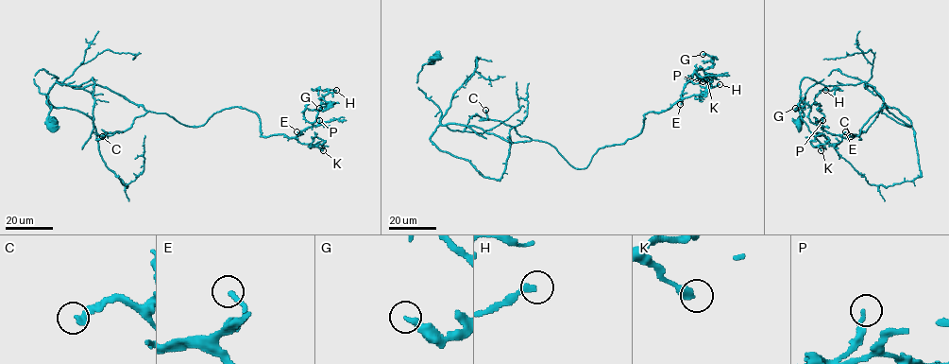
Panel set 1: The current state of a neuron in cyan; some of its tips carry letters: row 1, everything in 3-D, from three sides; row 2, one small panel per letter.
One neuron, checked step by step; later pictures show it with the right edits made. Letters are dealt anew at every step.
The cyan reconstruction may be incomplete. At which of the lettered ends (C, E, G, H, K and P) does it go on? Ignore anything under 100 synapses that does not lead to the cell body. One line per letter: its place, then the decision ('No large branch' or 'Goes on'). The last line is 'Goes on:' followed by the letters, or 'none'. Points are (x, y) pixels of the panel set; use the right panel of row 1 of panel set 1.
C: Place: (851, 136). Goes on
E: Place: (845, 131). No large branch
G: Place: (795, 108). No large branch
H: Place: (825, 90). No large branch
K: Place: (821, 150). No large branch
P: Place: (822, 120). No large branch
Goes on: C

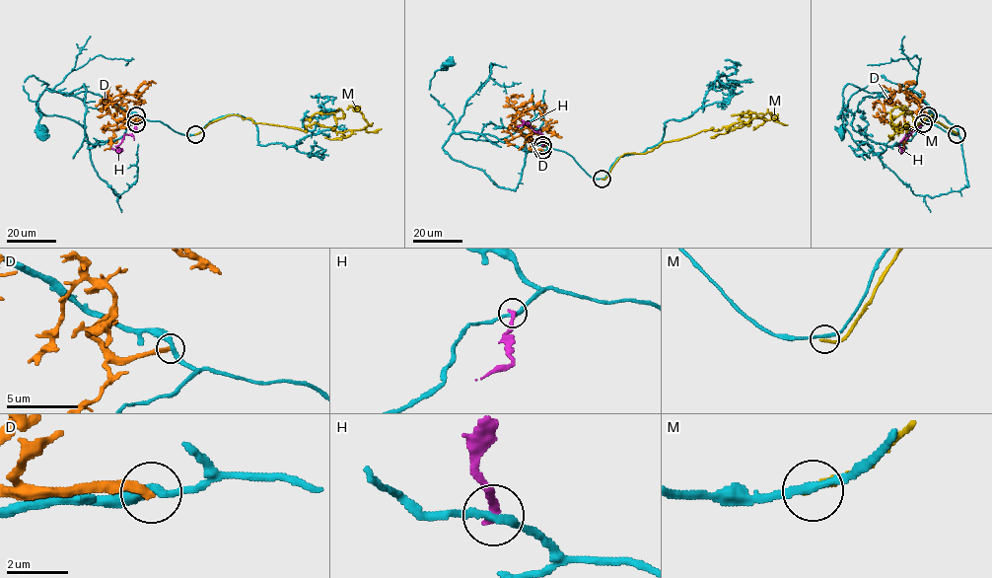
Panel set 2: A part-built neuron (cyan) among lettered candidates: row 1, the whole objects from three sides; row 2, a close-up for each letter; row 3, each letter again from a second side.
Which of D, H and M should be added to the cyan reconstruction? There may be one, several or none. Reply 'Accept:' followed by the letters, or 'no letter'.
Accept: no letter

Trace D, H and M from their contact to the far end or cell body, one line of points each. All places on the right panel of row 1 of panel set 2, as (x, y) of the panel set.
D: (928, 115), (920, 110), (905, 110), (896, 107), (887, 96), (886, 100), (899, 103), (897, 99)
H: (923, 123), (906, 134), (899, 143), (899, 148), (904, 148)
M: (956, 134), (934, 121), (931, 114), (907, 130), (905, 123), (899, 132), (890, 111), (894, 108), (907, 109)

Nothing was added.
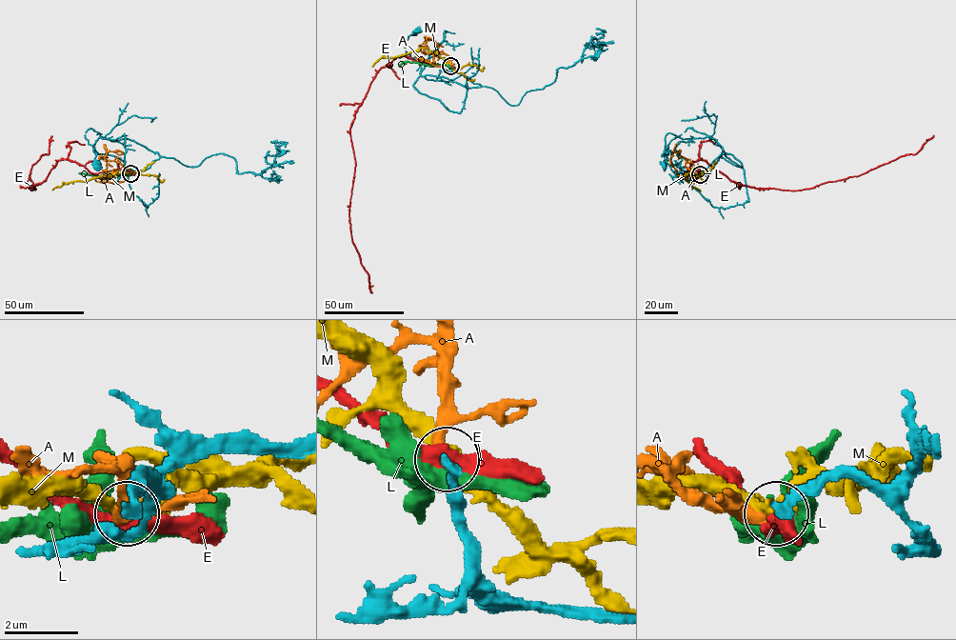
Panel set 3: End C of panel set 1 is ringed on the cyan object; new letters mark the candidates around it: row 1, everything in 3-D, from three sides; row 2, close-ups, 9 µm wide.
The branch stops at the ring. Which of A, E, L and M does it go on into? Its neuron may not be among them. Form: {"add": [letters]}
{"add": ["A"]}

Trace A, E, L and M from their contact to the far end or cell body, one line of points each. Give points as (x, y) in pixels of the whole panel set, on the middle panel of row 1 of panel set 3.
A: (450, 66), (448, 55), (424, 50), (427, 40), (424, 37), (433, 40), (437, 46), (443, 46), (437, 44)
E: (450, 66), (397, 56), (377, 72), (355, 114), (350, 128), (355, 166), (349, 220), (351, 239), (372, 292)
L: (450, 67), (408, 62), (399, 66)
M: (450, 67), (438, 54), (419, 48), (393, 57), (381, 57), (372, 66)

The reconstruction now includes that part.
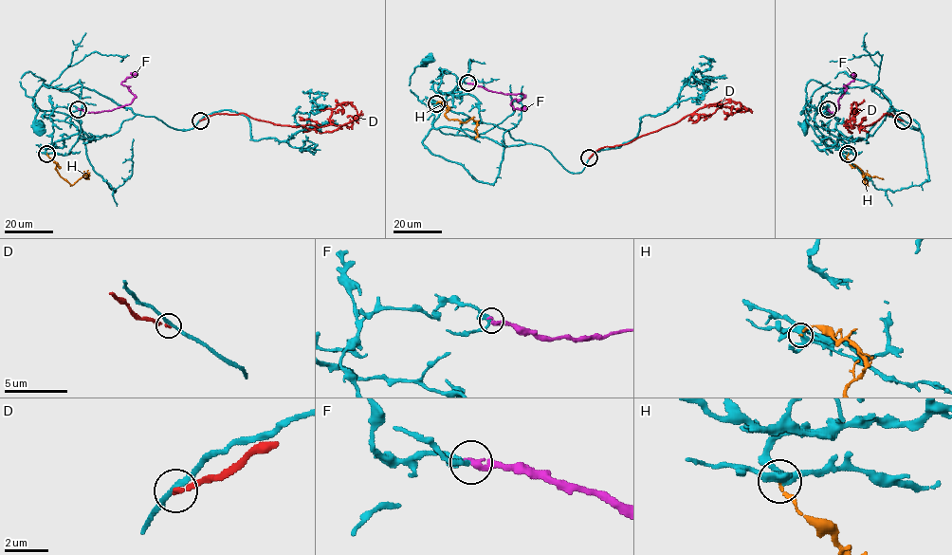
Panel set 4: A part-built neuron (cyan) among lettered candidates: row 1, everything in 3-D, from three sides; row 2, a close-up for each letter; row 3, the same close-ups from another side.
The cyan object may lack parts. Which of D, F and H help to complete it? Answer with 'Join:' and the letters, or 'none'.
Join: none

